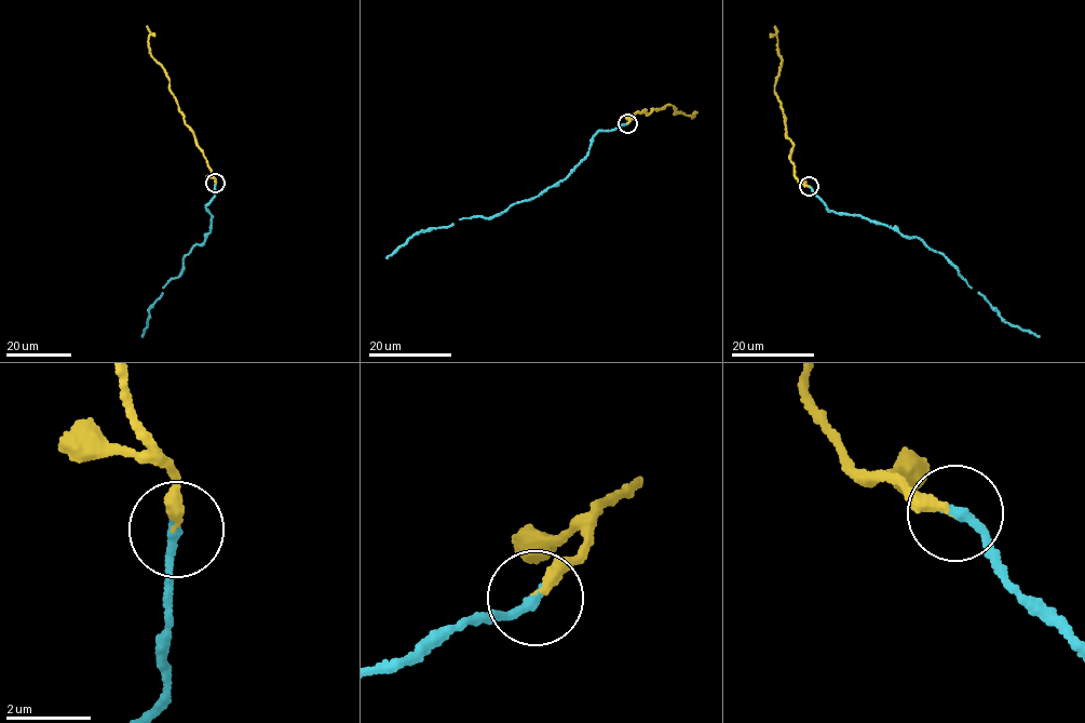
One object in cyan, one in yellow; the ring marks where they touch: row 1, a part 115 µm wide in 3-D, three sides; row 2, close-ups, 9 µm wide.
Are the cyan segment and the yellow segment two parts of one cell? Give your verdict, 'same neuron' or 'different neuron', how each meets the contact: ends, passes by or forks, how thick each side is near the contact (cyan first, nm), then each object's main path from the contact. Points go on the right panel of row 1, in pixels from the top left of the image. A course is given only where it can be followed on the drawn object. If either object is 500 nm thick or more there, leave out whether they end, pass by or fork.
same neuron; cyan ends; yellow ends; calibres 240 and 240 nm; course cyan (809, 187), (829, 211), (859, 214), (903, 236), (917, 237), (944, 255), (1001, 318), (1039, 337); course yellow (809, 187), (795, 174), (790, 158), (792, 143), (787, 137), (784, 117), (774, 91), (782, 59), (775, 26)

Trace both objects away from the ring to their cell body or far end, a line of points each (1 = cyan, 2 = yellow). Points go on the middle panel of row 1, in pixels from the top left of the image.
1: (627, 122), (597, 131), (585, 159), (544, 191), (489, 217), (463, 218), (447, 227), (419, 231), (385, 257)
2: (627, 122), (638, 111), (645, 110), (648, 115), (651, 108), (670, 104), (674, 114), (694, 117)

